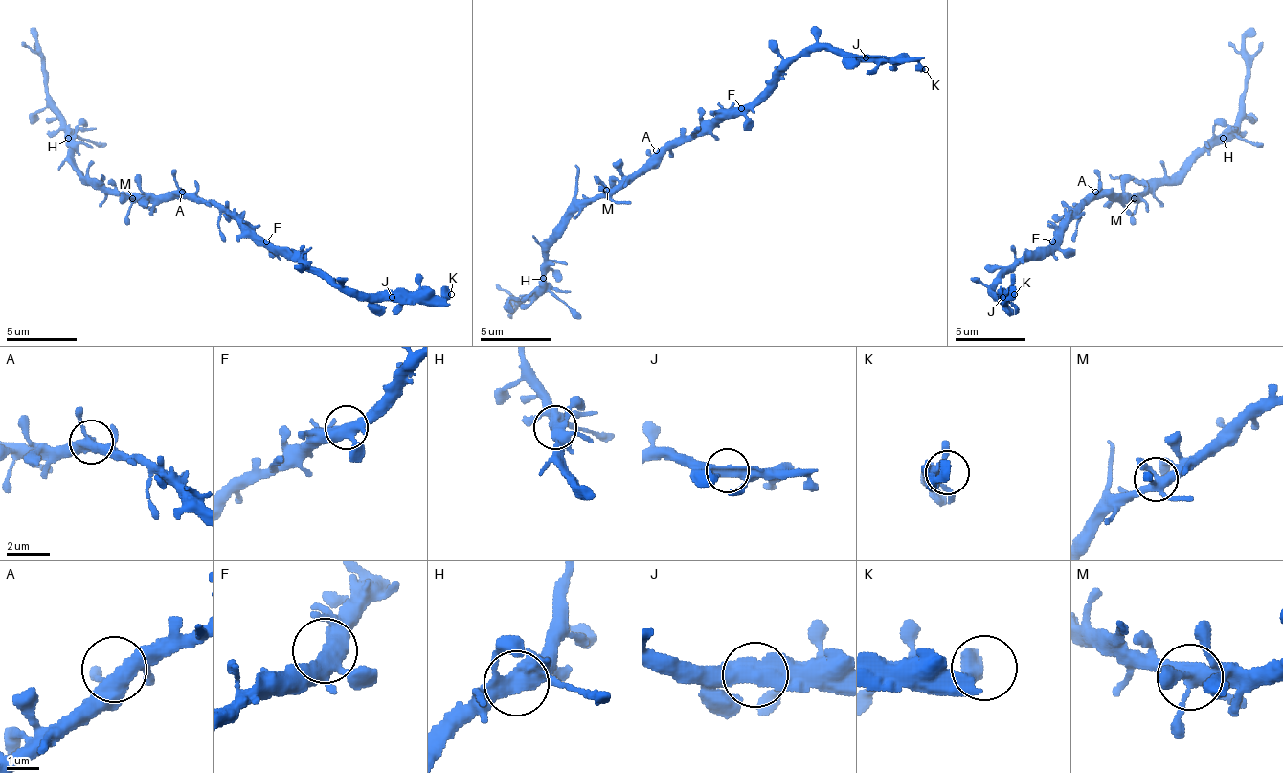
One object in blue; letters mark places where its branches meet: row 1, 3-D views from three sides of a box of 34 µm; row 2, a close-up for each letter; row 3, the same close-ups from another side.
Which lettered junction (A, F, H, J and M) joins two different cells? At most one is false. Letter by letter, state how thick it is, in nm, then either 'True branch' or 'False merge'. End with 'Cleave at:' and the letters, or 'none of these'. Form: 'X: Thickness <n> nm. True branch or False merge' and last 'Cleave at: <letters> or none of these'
A: Thickness 400 nm. True branch
F: Thickness 400 nm. True branch
H: Thickness 420 nm. True branch
J: Thickness 400 nm. True branch
M: Thickness 400 nm. True branch
Cleave at: none of these

